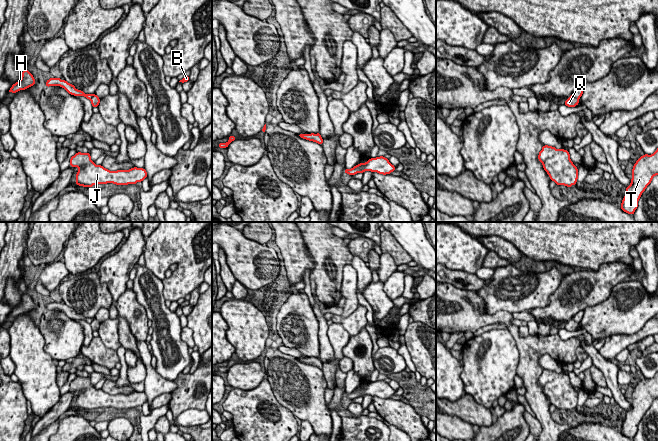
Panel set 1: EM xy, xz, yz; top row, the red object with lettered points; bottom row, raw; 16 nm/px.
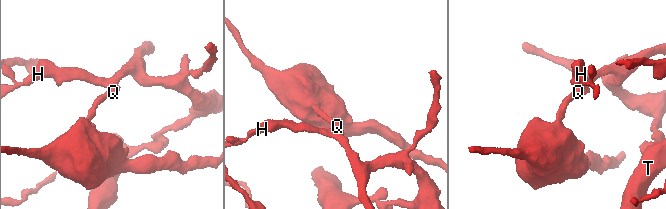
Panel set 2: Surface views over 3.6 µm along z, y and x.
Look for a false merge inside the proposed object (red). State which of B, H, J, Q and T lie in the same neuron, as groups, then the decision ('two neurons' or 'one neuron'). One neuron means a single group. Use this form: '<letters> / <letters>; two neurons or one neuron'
B H T / J Q; two neurons

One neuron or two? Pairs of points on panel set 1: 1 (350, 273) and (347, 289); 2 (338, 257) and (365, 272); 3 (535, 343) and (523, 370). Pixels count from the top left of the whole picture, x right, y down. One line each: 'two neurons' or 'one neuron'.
1: one neuron
2: two neurons
3: one neuron

